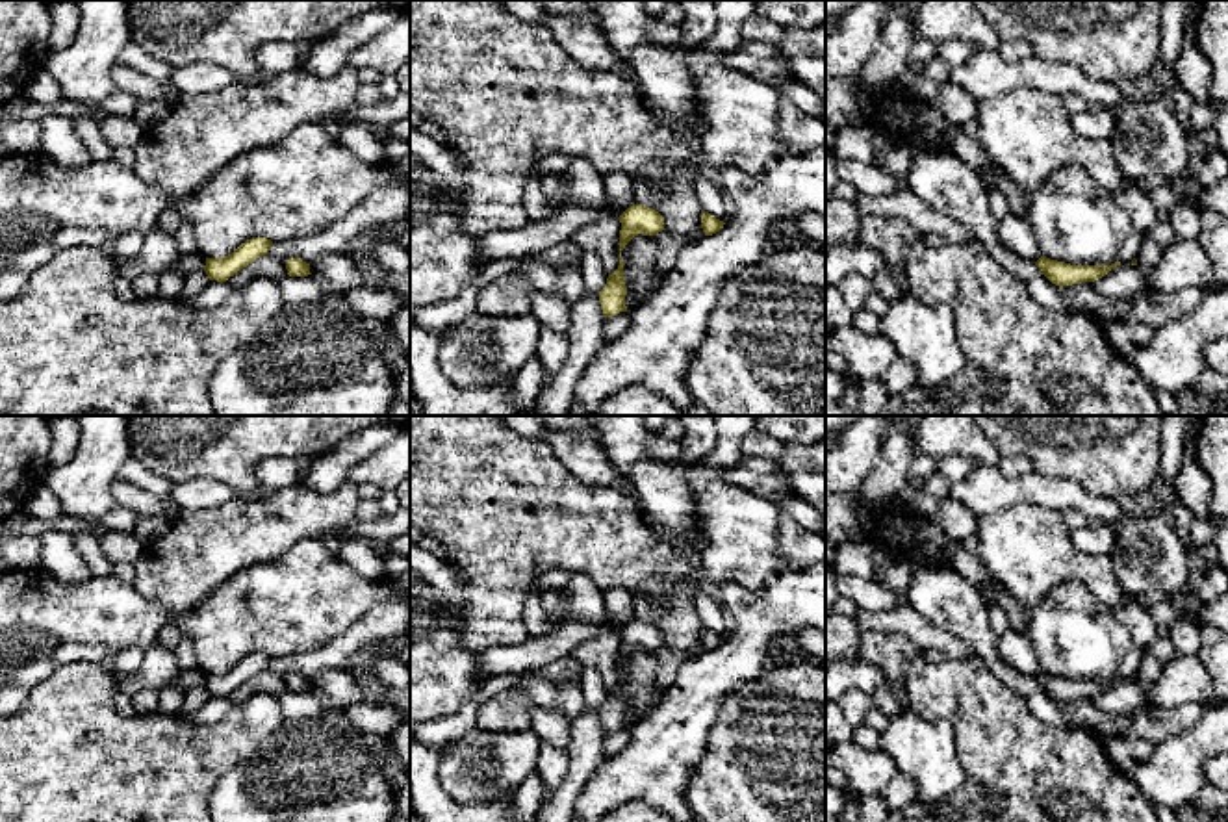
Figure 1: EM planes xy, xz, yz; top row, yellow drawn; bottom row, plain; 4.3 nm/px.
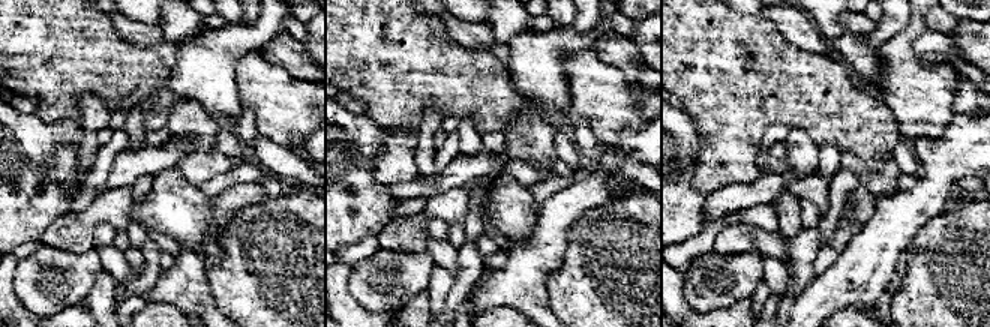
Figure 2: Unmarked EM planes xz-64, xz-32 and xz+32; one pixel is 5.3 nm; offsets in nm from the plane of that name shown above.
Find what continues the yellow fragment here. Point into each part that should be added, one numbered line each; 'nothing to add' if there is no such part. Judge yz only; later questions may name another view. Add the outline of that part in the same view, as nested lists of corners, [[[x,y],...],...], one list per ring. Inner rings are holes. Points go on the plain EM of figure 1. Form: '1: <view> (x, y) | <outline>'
nothing to add

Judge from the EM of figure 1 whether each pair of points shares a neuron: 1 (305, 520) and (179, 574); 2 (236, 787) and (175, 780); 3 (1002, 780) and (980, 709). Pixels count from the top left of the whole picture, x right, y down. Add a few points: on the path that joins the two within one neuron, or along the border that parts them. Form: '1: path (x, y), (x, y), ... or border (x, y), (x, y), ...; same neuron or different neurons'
1: path (273, 524), (243, 529), (221, 540), (210, 552); same neuron
2: border (247, 756), (217, 782), (208, 802); different neurons
3: path (1002, 763), (1002, 746), (993, 726); same neuron

